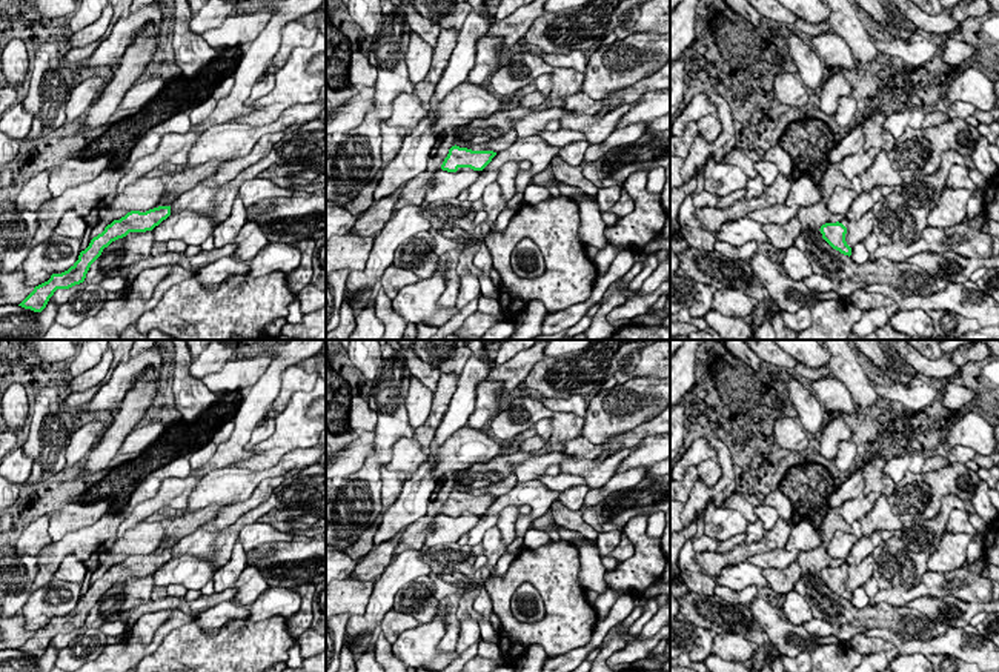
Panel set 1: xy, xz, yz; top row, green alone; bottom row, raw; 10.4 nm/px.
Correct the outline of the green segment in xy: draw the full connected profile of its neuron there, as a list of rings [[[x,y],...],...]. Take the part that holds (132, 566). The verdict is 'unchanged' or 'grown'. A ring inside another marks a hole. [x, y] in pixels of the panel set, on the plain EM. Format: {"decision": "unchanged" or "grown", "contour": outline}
{"decision": "grown", "contour": [[[211,504],[197,512],[175,515],[172,520],[166,521],[164,538],[154,554],[131,555],[120,564],[114,564],[101,578],[91,584],[89,590],[80,597],[78,604],[68,615],[52,618],[48,626],[35,630],[18,650],[41,657],[57,634],[69,634],[83,627],[91,609],[101,600],[105,592],[126,581],[129,577],[152,575],[171,560],[171,551],[180,540],[212,521],[221,507],[224,506]]]}

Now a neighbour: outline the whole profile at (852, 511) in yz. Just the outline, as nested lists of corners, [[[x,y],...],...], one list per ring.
[[[871,492],[868,495],[861,495],[855,500],[845,501],[841,507],[838,507],[838,512],[848,524],[853,524],[855,521],[859,521],[864,515],[867,515],[873,509],[878,498],[879,494],[876,492]]]

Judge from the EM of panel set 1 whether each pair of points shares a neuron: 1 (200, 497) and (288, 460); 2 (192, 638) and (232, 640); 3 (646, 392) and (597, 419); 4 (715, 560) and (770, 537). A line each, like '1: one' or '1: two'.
1: one
2: one
3: one
4: one

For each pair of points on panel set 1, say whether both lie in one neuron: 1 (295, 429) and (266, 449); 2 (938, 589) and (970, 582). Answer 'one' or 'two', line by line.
1: one
2: one

